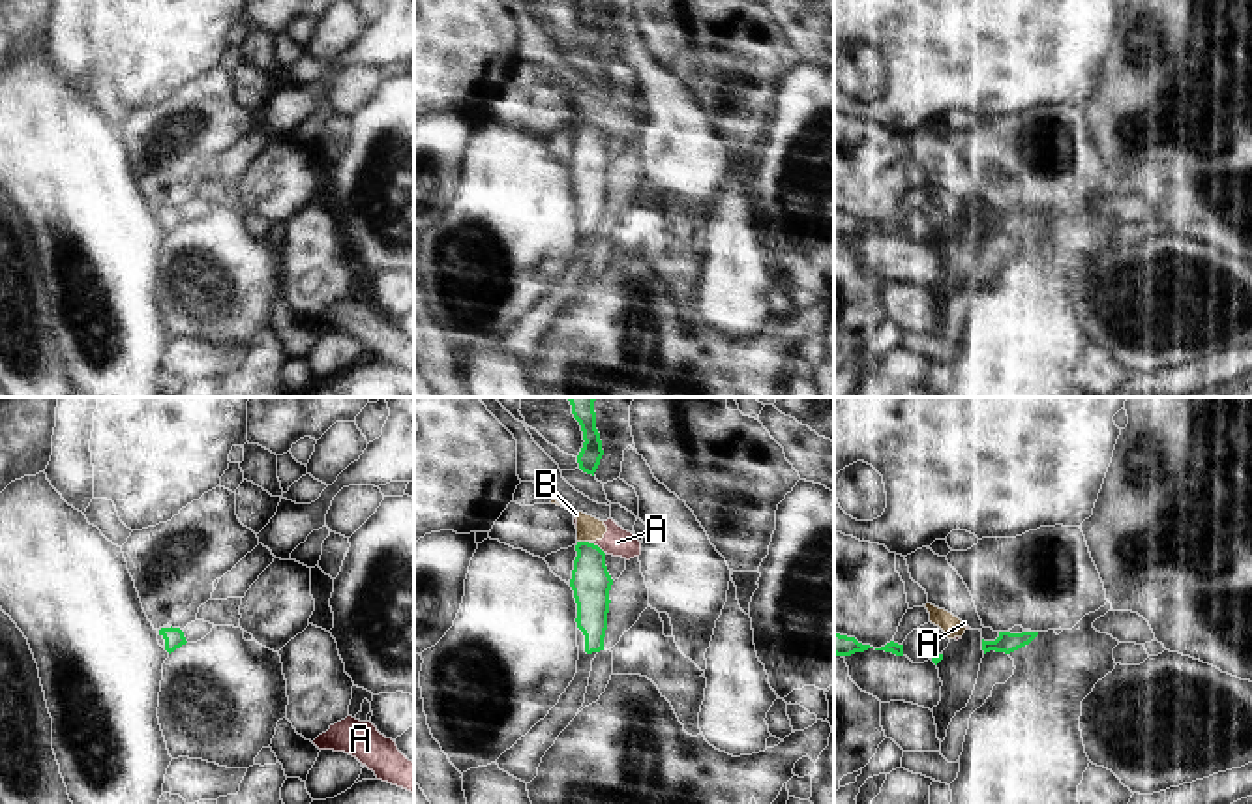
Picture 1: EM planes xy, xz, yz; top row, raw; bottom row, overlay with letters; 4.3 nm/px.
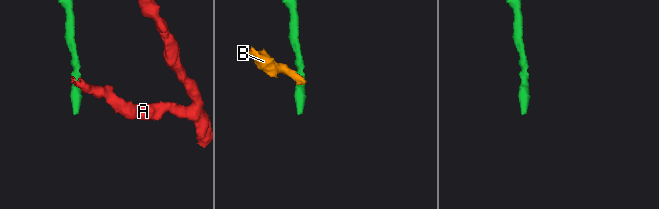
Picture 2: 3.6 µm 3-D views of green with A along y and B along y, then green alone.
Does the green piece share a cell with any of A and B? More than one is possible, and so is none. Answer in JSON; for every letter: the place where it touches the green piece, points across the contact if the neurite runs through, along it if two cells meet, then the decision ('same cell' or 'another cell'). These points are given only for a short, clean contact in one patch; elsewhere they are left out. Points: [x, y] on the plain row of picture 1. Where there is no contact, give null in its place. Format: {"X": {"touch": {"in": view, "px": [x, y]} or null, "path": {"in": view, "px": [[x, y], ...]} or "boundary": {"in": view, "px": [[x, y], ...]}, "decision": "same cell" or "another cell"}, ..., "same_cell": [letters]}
{"A": {"touch": {"in": "xz", "px": [597, 126]}, "boundary": {"in": "xz", "px": [[587, 122], [593, 122], [604, 134]]}, "decision": "another cell"}, "B": {"touch": {"in": "xz", "px": [583, 122]}, "boundary": {"in": "xz", "px": [[578, 120], [587, 122]]}, "decision": "another cell"}, "same_cell": []}

